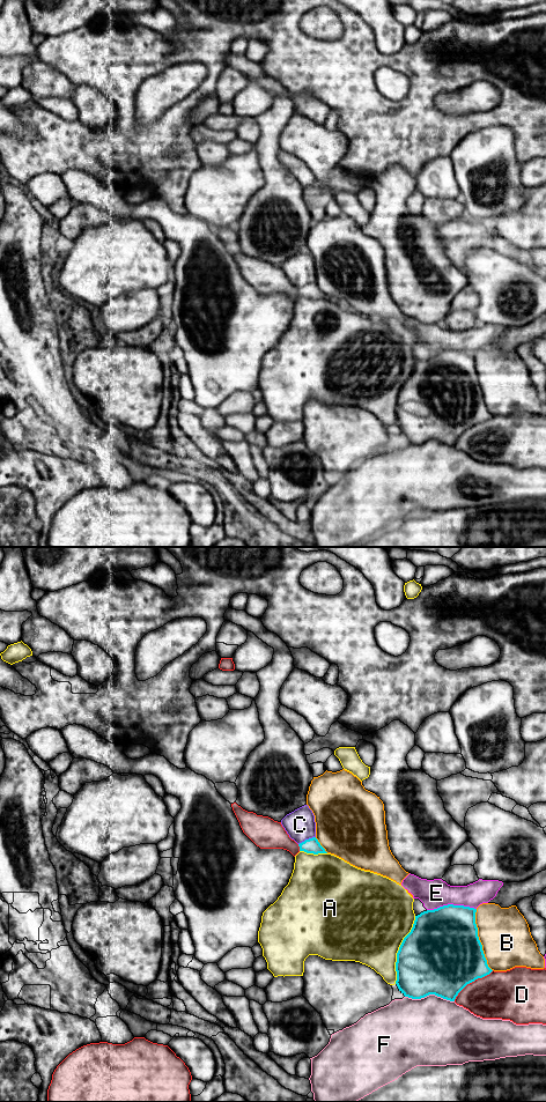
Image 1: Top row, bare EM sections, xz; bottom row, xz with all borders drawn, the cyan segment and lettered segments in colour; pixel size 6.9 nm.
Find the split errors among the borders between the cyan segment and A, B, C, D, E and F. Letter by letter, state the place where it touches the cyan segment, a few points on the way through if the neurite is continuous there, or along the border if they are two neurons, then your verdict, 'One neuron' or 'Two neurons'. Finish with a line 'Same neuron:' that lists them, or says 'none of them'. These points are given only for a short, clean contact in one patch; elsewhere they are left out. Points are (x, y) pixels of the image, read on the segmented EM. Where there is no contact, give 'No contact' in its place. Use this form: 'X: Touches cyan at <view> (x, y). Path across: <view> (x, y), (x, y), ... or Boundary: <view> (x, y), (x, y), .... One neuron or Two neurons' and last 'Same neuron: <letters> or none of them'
A: Touches cyan at xz (399, 949). Two neurons
B: Touches cyan at xz (479, 940). Two neurons
C: Touches cyan at xz (307, 840). Two neurons
D: Touches cyan at xz (472, 981). Two neurons
E: Touches cyan at xz (451, 904). Two neurons
F: Touches cyan at xz (429, 993). Two neurons
Same neuron: none of them

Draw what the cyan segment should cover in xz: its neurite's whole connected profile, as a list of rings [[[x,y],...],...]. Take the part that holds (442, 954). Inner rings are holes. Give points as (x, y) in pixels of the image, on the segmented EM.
[[[448,904],[434,910],[423,911],[415,916],[412,930],[404,938],[397,953],[396,984],[405,997],[421,999],[429,994],[435,994],[443,999],[455,1001],[458,993],[467,984],[493,971],[487,964],[482,945],[478,937],[475,912],[477,909],[474,908]]]

